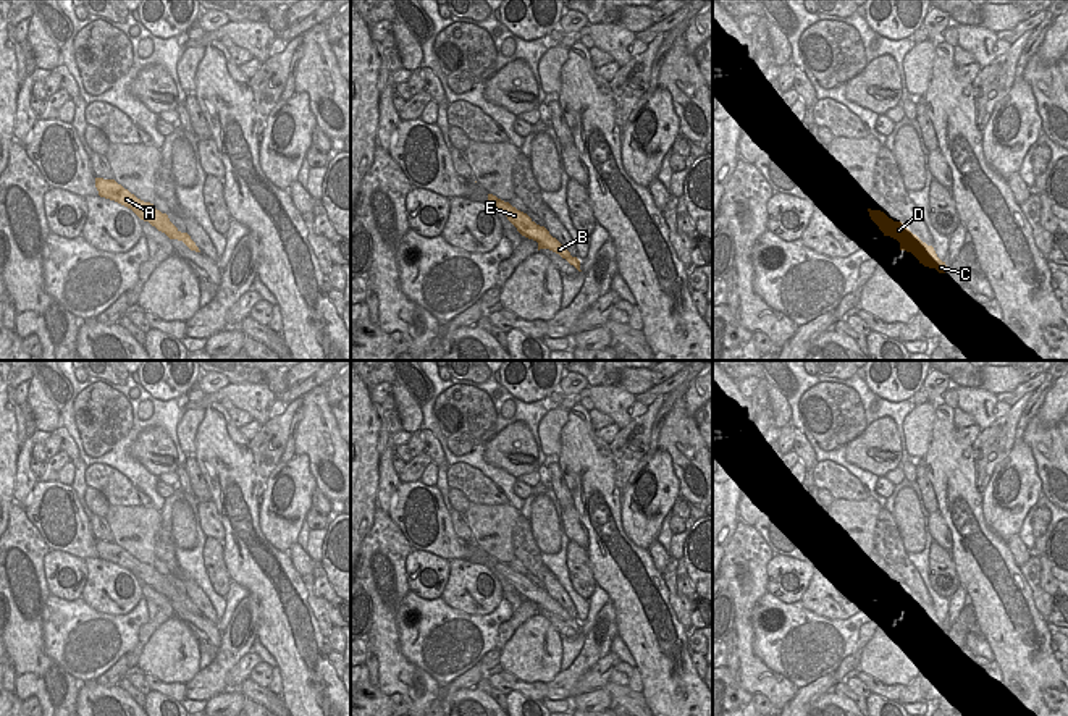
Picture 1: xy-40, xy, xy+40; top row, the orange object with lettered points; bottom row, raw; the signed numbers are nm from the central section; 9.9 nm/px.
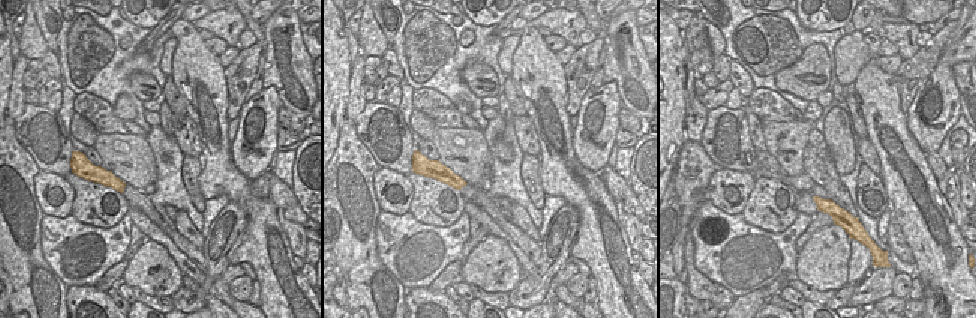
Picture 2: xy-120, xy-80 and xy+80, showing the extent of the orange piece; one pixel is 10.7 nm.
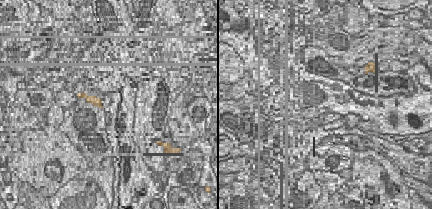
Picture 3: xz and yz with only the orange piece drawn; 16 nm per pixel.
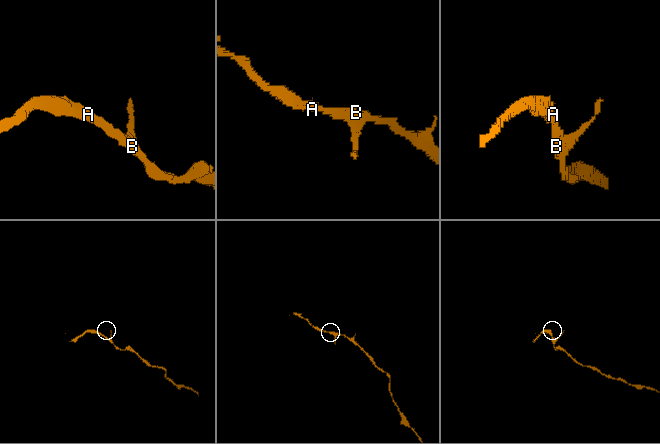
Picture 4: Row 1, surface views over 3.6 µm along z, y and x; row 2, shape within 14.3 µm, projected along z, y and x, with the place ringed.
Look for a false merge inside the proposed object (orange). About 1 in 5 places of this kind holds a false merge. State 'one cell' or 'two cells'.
one cell

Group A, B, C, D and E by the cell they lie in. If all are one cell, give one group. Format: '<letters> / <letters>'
A B C D E

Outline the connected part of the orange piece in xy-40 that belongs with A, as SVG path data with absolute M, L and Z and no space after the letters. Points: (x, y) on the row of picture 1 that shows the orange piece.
M95 178L95 187L100 197L115 200L131 208L141 220L149 221L158 231L165 233L170 239L183 241L191 251L200 252L187 233L181 233L168 218L150 202L144 202L118 184L115 179Z

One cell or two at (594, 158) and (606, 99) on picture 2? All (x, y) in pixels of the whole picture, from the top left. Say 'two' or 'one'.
one

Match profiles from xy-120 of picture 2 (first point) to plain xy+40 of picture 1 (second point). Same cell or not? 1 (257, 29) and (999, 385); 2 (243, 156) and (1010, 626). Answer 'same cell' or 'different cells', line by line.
1: same cell
2: different cells

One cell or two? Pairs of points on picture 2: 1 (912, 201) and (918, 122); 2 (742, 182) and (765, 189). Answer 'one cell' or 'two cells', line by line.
1: two cells
2: two cells

